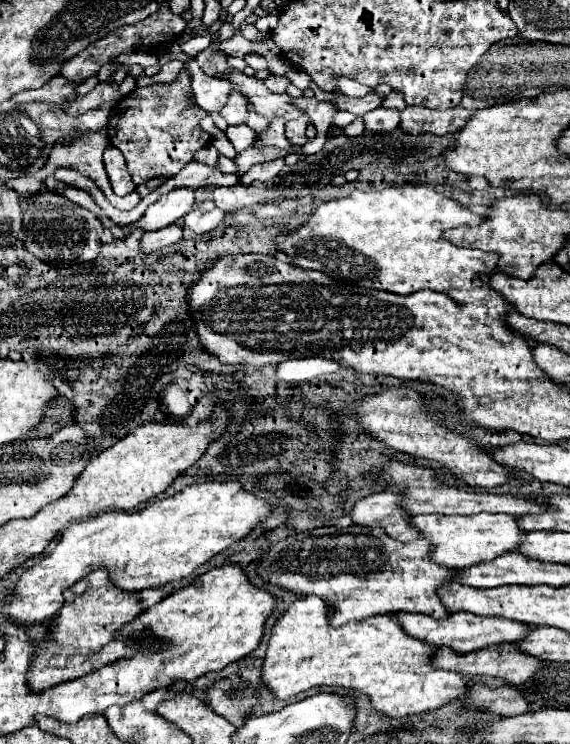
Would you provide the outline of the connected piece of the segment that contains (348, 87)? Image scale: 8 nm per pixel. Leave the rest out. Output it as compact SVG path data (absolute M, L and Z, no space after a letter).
M339 77L337 79L337 93L341 92L350 97L363 97L371 92L371 88L362 85L347 77Z

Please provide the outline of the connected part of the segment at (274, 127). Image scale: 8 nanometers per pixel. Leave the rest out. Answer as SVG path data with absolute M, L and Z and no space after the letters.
M282 117L275 118L275 121L271 121L269 129L265 133L259 133L259 141L255 145L275 145L275 147L281 147L281 149L289 149L291 143L285 141L285 124L286 120Z

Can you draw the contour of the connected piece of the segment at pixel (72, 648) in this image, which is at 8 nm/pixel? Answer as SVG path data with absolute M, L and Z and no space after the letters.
M97 569L89 577L81 579L77 585L73 585L65 593L65 605L59 609L59 613L51 621L51 641L35 643L37 655L29 667L27 679L29 687L33 691L49 689L53 685L83 677L95 669L101 669L107 663L115 661L115 651L107 647L109 643L117 641L117 661L119 659L131 659L137 653L137 647L129 643L119 631L129 621L137 619L143 613L143 607L139 603L137 593L129 593L119 589L111 577L109 571Z

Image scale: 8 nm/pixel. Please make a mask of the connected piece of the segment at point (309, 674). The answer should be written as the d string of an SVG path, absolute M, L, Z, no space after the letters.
M307 595L291 603L289 611L275 623L263 663L263 679L277 699L287 701L309 687L331 685L369 695L373 709L387 717L409 717L459 699L473 681L471 675L433 667L431 657L439 647L407 635L397 621L397 613L349 621L339 629L329 625L331 613L331 607L319 597Z

